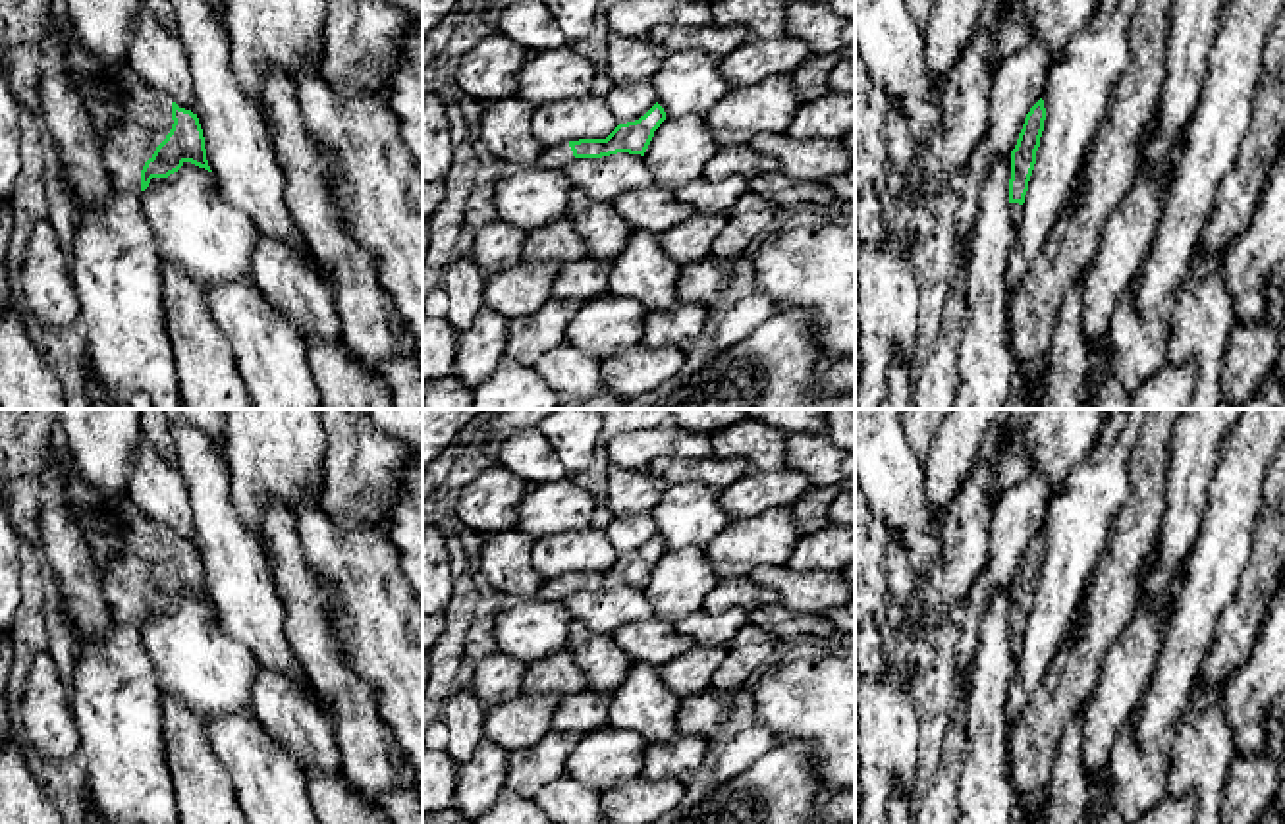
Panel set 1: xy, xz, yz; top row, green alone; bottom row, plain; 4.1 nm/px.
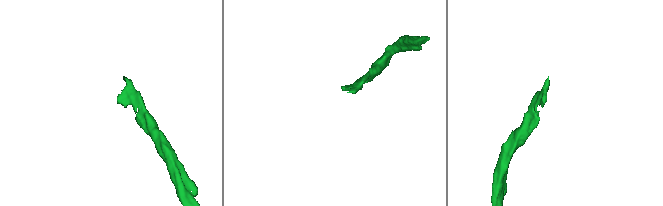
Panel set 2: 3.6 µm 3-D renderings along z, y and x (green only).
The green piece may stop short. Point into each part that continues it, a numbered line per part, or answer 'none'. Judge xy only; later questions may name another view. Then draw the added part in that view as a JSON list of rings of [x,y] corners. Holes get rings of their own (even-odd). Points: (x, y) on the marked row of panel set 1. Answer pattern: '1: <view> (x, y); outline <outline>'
1: xy (130, 116); outline [[[69,19],[60,23],[66,69],[93,120],[108,176],[118,191],[141,195],[141,170],[172,129],[172,102],[143,81],[129,64],[104,69],[77,39]]]

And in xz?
1: xz (560, 155); outline [[[567,141],[554,147],[544,147],[534,166],[563,170],[571,160],[575,160],[575,156]]]

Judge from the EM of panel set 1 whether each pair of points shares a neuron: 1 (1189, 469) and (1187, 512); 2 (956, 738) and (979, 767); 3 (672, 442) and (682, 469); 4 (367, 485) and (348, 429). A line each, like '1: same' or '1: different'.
1: same
2: different
3: different
4: same

